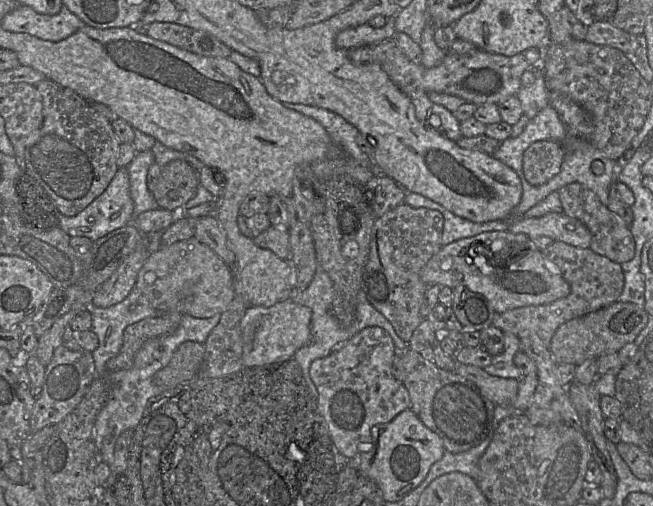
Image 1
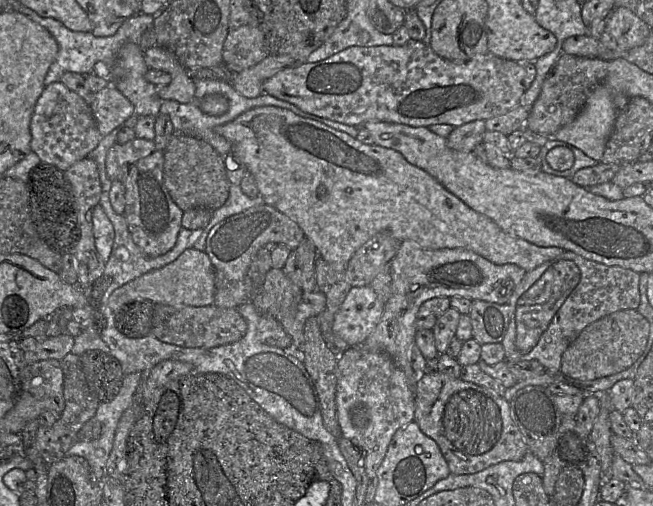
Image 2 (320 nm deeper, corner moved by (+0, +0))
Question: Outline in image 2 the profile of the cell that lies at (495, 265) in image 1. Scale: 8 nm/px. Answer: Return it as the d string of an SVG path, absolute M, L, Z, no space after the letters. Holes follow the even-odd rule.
M406 240L403 241L400 245L400 248L395 255L395 257L392 259L390 263L390 272L392 276L392 295L390 299L386 302L385 308L384 308L384 313L383 316L376 326L375 330L368 336L368 338L365 340L365 342L361 345L362 349L372 352L372 353L379 353L383 352L386 353L390 356L394 364L401 369L404 374L406 375L407 380L409 383L413 386L414 388L414 394L415 394L415 385L418 380L419 375L414 371L412 364L411 364L411 349L415 345L415 334L417 331L416 328L416 320L417 320L417 314L418 311L421 307L421 305L426 302L427 300L430 300L432 298L437 298L437 297L463 297L463 298L468 298L473 300L482 300L482 301L487 301L491 303L497 303L497 304L507 304L513 294L513 291L515 287L522 281L524 278L526 271L515 265L515 264L503 264L503 265L497 265L489 260L485 259L484 257L478 255L477 253L467 250L467 249L428 249L428 248L423 248L417 244L415 244L412 241Z

